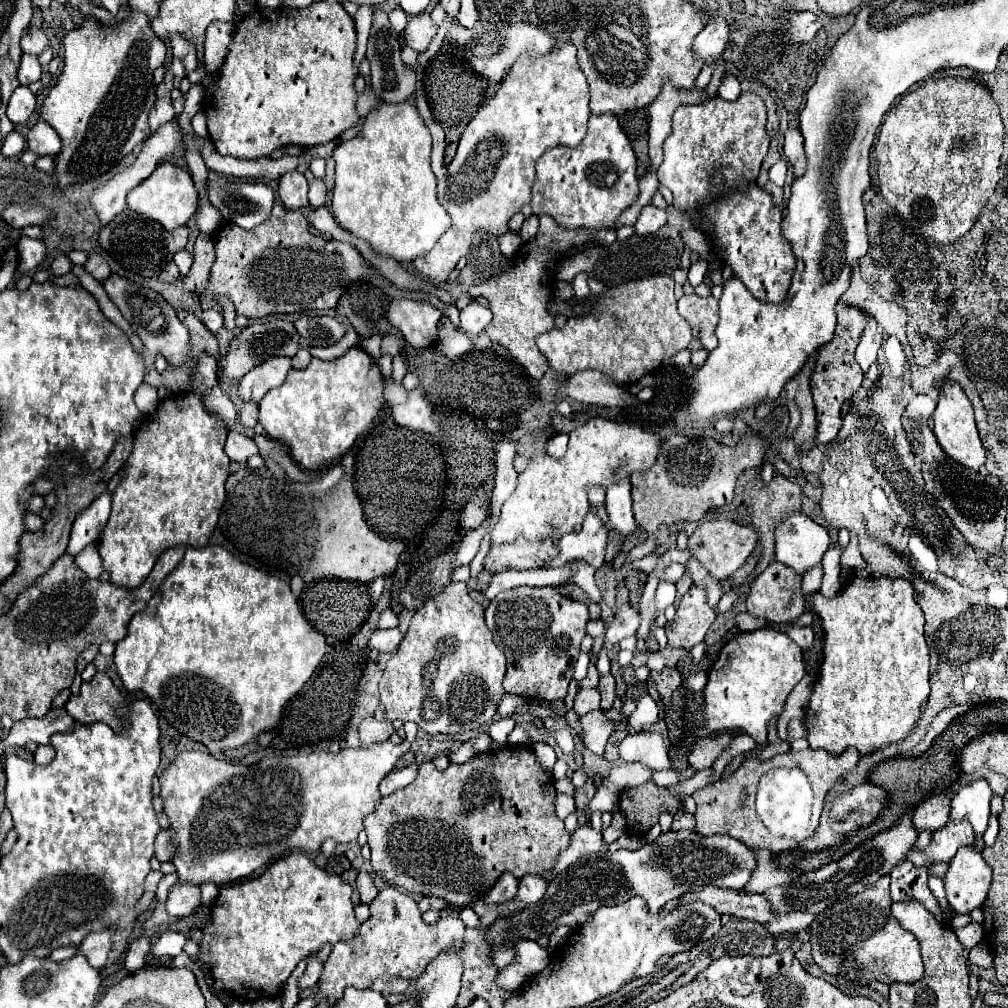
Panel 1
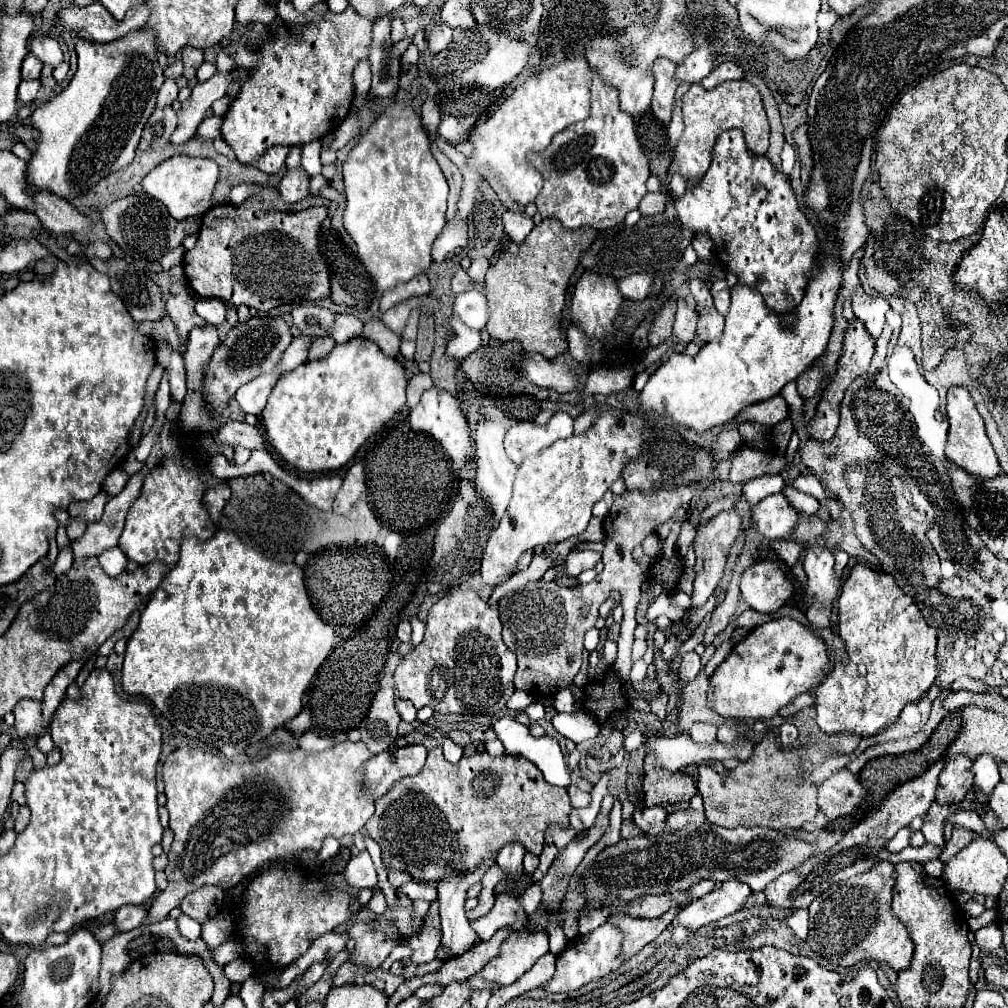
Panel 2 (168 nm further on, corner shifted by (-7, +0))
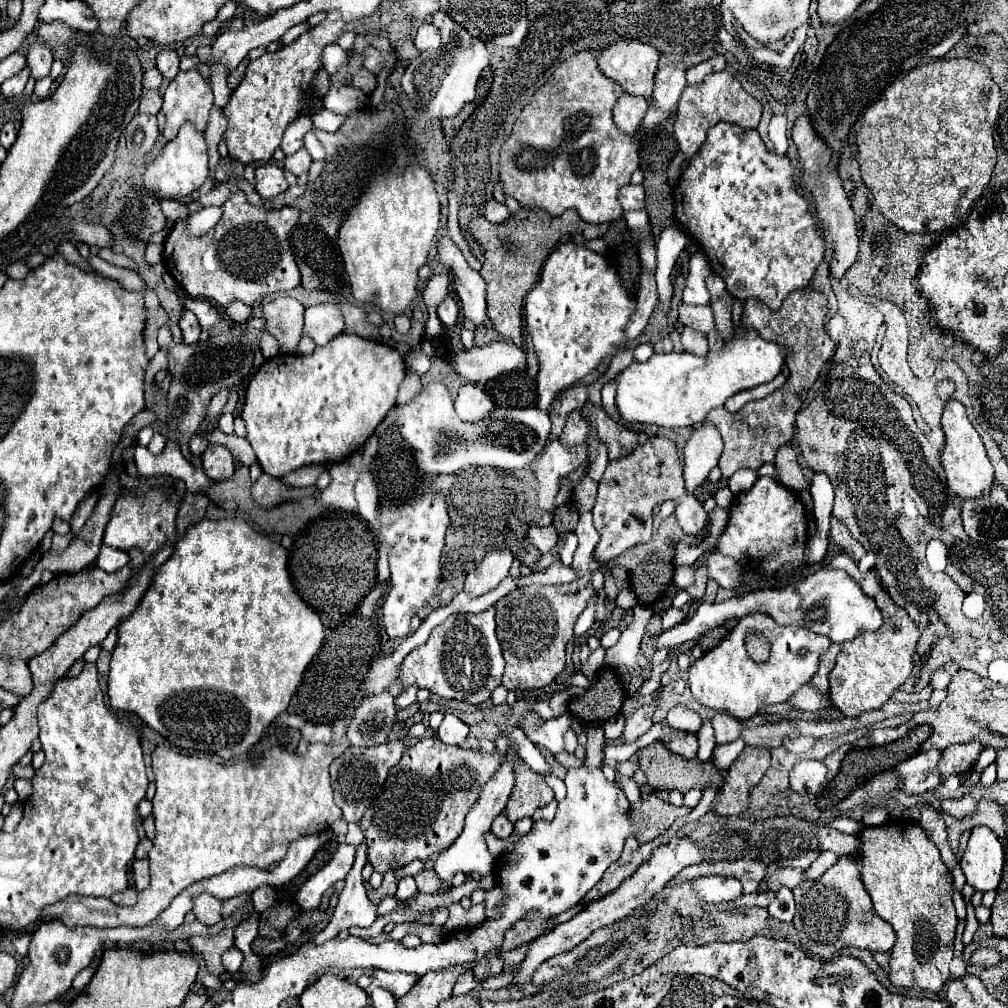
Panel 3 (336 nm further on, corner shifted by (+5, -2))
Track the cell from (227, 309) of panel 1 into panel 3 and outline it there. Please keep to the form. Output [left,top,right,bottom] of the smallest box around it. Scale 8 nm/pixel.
[225,301,251,323]

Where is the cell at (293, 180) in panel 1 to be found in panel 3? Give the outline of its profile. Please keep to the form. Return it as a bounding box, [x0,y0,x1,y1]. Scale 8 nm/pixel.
[255,165,289,199]

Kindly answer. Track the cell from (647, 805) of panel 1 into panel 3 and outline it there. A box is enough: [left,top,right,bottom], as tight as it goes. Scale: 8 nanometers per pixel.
[639,743,725,793]

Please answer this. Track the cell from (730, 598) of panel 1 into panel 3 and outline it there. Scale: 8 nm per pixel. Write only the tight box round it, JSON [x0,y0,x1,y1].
[621,699,659,741]

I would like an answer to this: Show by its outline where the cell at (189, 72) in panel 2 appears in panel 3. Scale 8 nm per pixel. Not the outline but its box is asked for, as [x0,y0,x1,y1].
[157,49,179,79]

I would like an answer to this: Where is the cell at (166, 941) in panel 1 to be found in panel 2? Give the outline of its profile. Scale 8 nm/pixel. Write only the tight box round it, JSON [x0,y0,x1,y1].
[177,915,201,941]

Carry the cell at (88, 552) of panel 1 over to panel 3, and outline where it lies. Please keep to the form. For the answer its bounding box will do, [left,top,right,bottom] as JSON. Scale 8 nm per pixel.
[97,545,129,573]

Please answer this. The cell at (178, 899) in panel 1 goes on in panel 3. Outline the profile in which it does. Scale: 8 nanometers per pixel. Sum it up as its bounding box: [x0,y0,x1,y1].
[191,893,223,925]

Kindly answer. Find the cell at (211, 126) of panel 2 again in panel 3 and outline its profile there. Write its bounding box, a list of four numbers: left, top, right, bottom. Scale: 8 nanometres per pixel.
[163,71,213,141]

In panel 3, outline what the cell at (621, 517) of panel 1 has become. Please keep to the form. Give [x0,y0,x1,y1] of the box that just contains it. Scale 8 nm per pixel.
[587,441,609,481]

